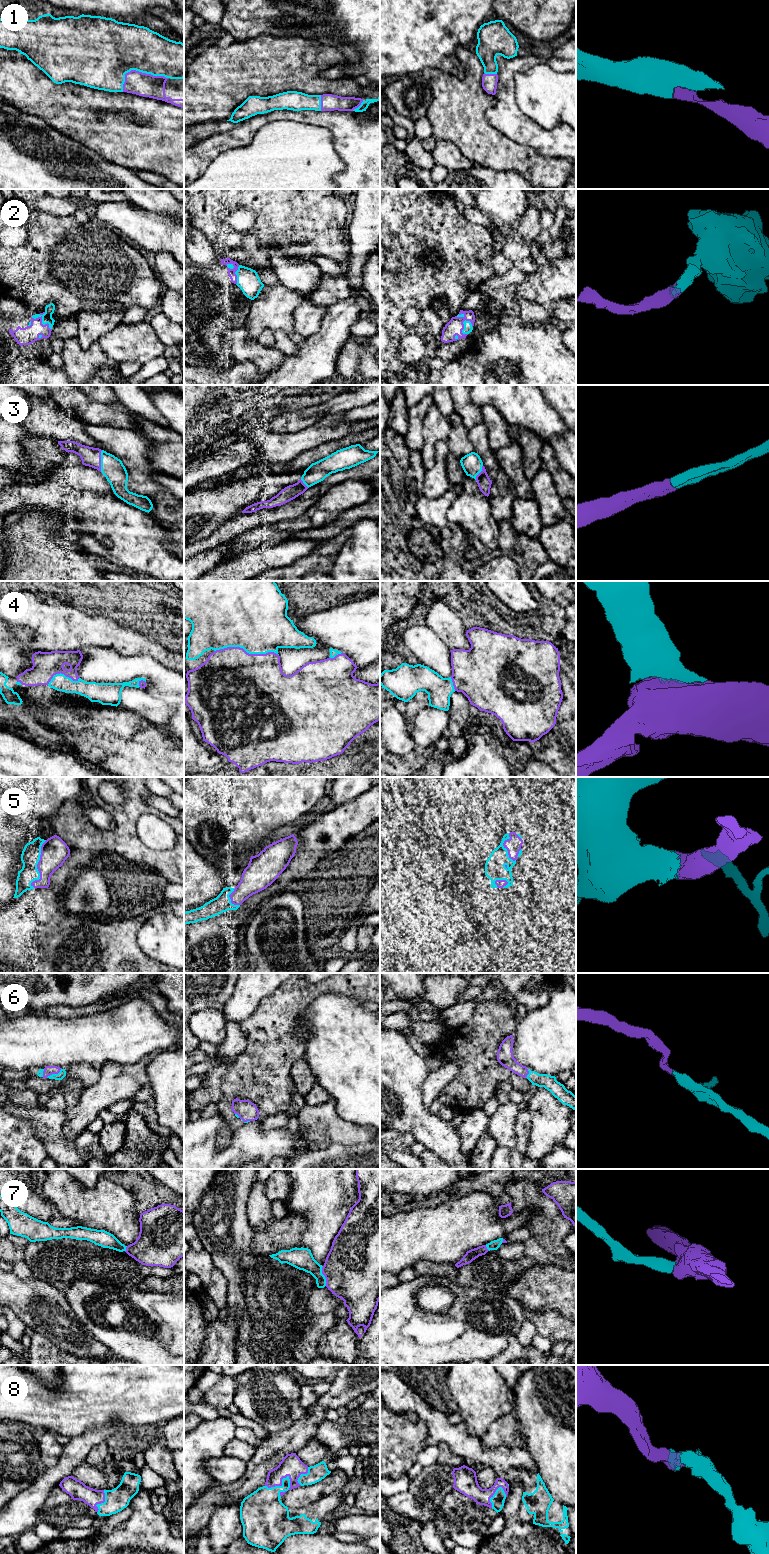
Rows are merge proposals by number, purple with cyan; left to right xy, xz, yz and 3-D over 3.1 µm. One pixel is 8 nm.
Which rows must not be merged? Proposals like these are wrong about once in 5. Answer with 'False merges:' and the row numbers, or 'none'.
False merges: none

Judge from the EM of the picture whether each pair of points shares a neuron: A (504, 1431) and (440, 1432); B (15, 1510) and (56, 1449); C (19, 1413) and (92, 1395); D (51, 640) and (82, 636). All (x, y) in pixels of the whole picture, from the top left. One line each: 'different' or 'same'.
A: different
B: different
C: same
D: same

